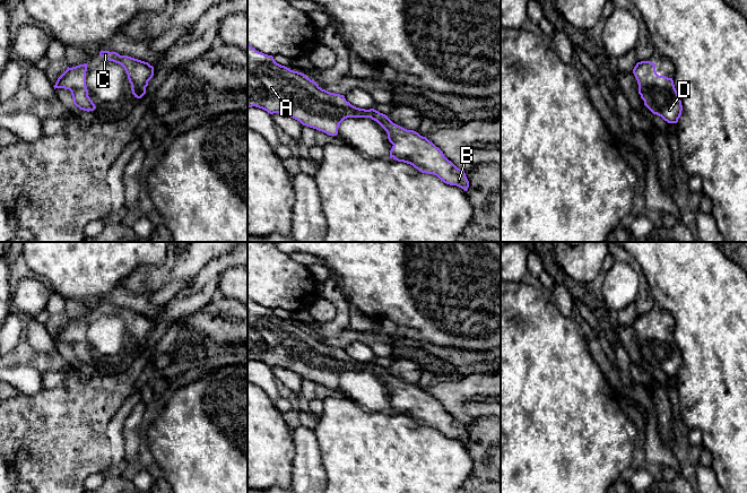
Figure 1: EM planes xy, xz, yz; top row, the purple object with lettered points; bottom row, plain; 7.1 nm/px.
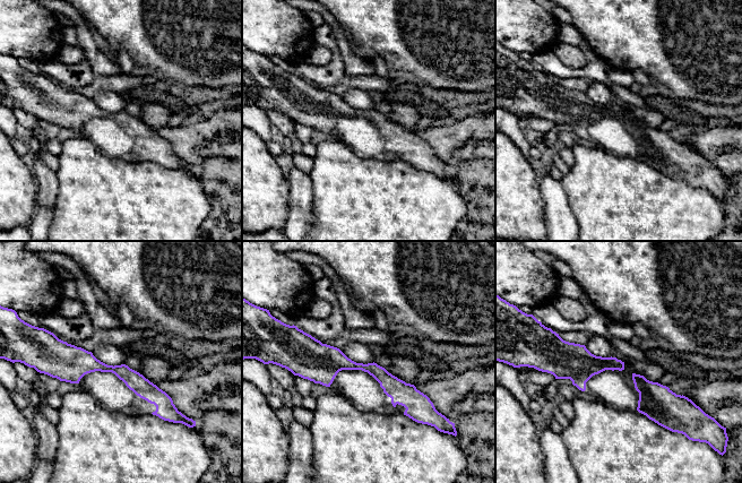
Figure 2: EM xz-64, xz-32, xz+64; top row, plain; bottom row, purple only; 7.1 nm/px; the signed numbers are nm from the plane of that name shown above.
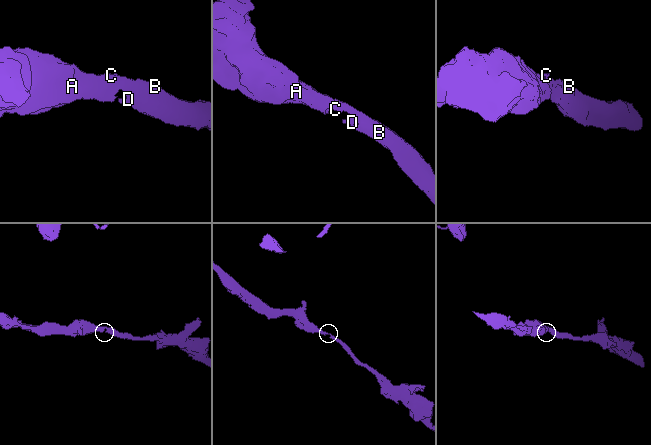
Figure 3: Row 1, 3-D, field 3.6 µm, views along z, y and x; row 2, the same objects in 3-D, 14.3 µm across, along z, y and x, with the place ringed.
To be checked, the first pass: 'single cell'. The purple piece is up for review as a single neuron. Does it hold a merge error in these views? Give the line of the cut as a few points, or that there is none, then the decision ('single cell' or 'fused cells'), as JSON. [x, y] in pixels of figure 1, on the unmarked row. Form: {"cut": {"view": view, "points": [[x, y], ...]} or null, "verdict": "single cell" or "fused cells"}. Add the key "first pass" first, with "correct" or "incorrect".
{"first pass": "correct", "cut": null, "verdict": "single cell"}

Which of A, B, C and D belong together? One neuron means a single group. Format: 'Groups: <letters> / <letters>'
Groups: A B C D

